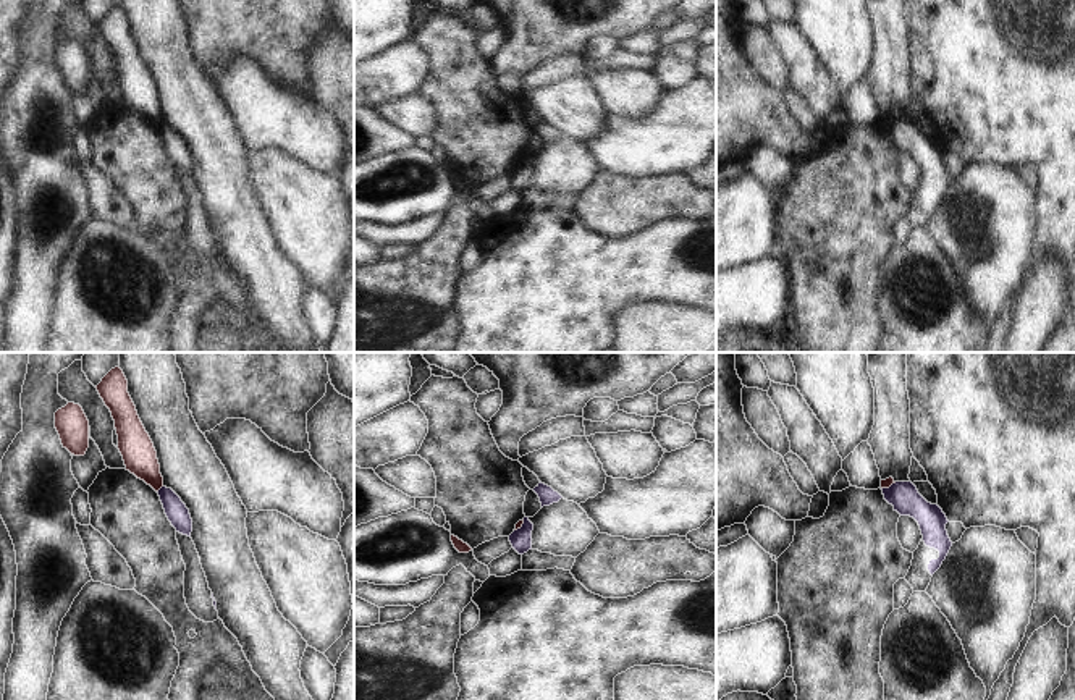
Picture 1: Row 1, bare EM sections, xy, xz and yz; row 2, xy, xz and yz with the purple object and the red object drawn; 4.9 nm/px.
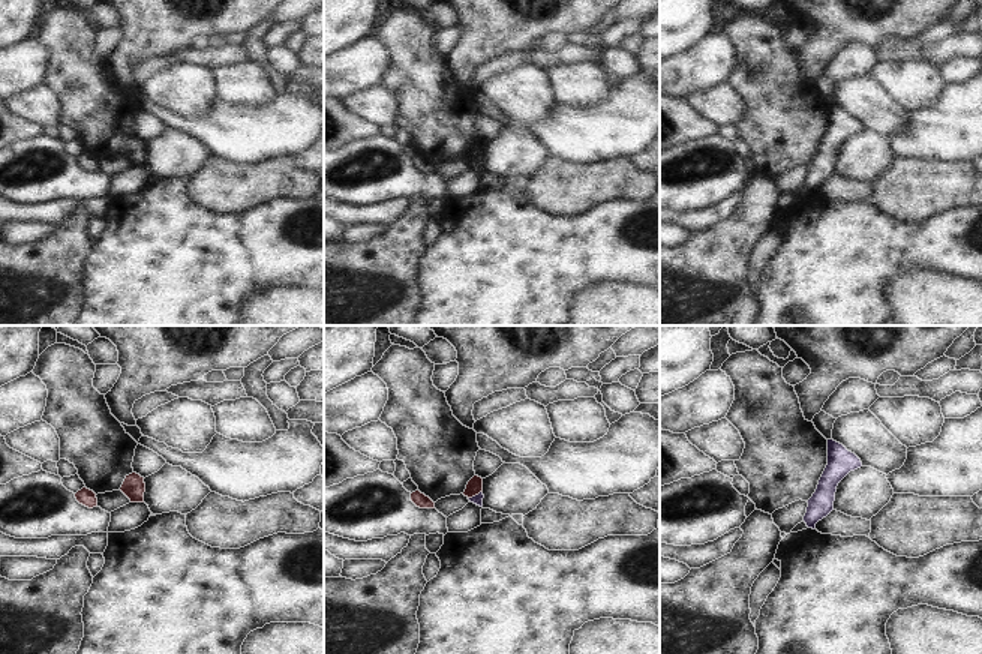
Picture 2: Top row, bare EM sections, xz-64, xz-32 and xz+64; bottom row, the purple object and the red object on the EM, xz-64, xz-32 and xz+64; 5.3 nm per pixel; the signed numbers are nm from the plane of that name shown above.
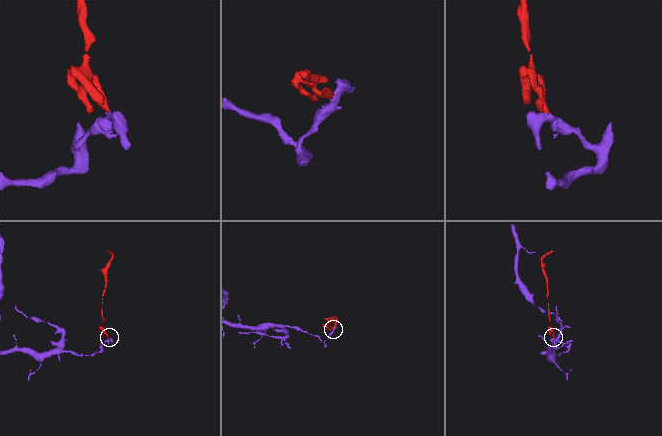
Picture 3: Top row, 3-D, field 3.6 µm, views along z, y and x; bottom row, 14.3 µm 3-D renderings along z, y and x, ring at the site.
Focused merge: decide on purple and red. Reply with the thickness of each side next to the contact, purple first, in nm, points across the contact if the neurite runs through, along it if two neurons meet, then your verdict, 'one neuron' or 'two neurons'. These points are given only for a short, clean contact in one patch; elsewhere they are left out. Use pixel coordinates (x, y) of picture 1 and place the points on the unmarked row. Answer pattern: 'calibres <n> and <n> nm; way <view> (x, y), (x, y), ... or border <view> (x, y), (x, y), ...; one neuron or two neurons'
calibres 110 and 170 nm; border xy (162, 123), (157, 130); two neurons

